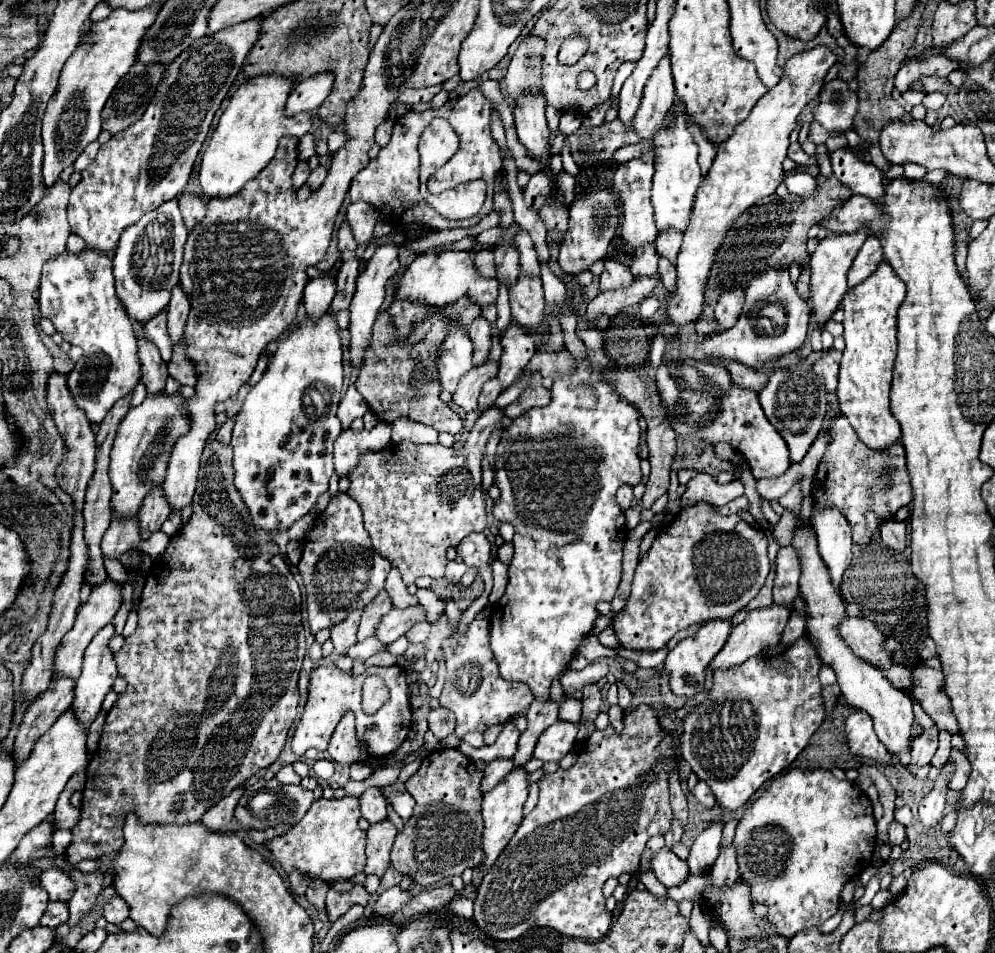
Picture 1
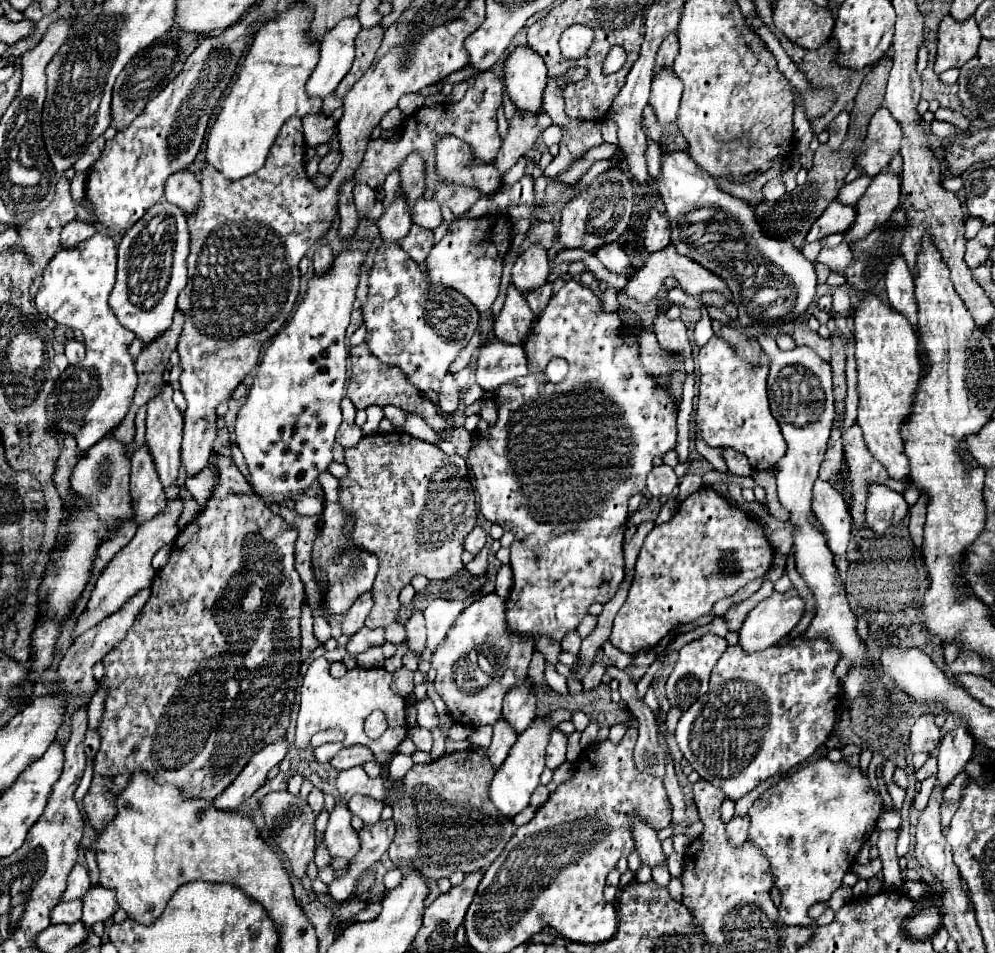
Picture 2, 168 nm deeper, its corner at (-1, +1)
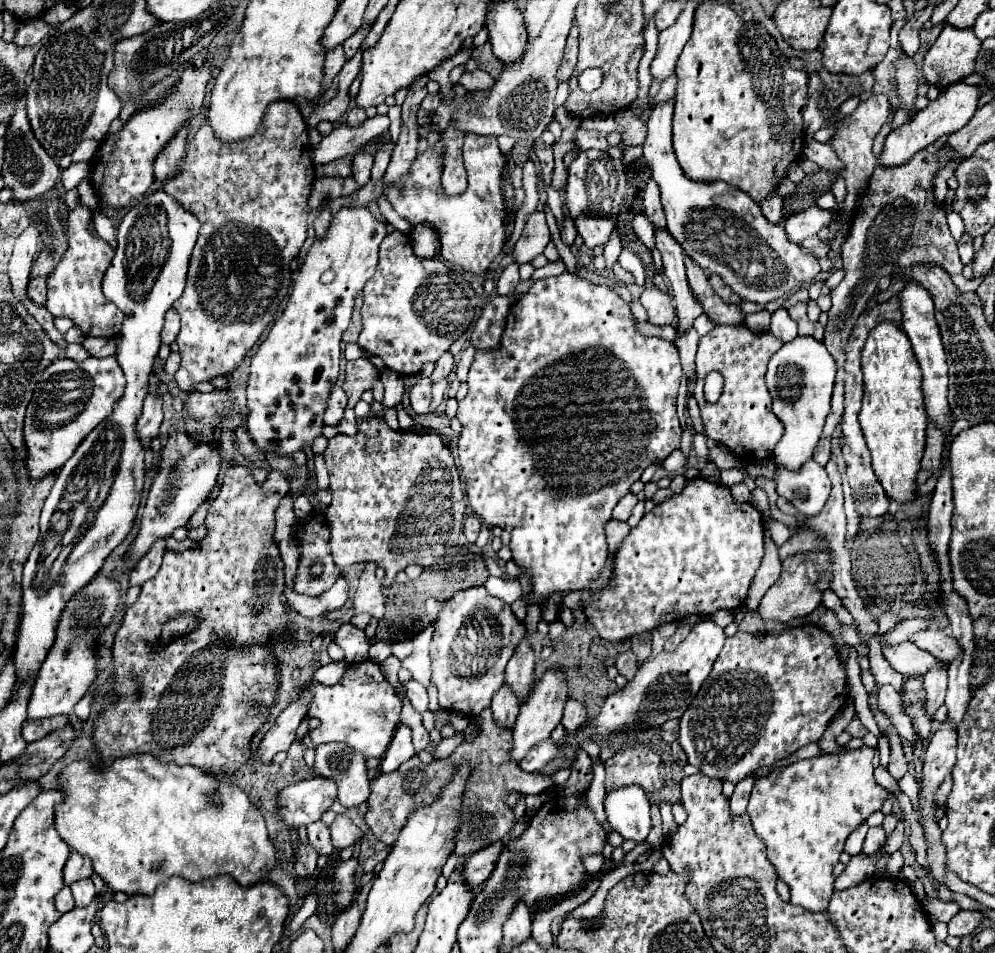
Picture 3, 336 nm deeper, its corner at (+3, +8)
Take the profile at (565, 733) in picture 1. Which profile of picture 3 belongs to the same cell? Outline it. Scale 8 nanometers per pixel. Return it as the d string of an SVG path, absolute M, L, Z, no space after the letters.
M551 738L547 740L541 740L539 744L535 744L531 748L531 752L525 756L525 760L519 764L523 770L527 772L535 772L535 770L541 770L545 768L553 758L555 758L555 752L559 750L559 746L555 746L555 742Z

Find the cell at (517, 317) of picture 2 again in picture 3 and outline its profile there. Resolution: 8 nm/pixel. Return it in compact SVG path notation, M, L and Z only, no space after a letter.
M509 264L509 266L501 272L501 278L499 278L499 282L497 282L497 294L499 294L499 296L507 296L507 300L511 300L511 304L513 304L513 302L515 302L513 290L515 290L517 284L519 284L519 266Z

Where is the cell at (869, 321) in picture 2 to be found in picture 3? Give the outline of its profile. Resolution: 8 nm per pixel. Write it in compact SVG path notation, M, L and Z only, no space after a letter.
M891 322L877 324L869 332L869 338L863 346L861 368L863 368L865 392L863 392L861 412L859 412L859 424L861 424L865 442L871 450L871 456L873 456L873 470L875 470L881 486L885 488L885 492L893 500L909 502L909 500L913 500L913 494L915 494L915 476L919 472L919 462L921 462L923 448L925 448L927 416L925 416L923 392L921 392L921 368L915 360L915 354L913 354L913 348L911 348L907 334Z

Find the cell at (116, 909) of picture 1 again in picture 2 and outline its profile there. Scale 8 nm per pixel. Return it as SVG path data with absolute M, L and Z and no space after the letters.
M91 887L81 901L83 901L83 917L81 917L81 921L85 925L89 925L89 927L95 925L97 921L107 921L117 909L115 893L107 891L103 887Z

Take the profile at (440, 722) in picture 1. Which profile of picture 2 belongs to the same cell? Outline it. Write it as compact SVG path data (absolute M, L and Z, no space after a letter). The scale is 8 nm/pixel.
M431 699L417 701L415 707L417 707L417 725L419 727L423 727L423 729L437 729L439 727L439 717L437 717L437 711L435 711Z

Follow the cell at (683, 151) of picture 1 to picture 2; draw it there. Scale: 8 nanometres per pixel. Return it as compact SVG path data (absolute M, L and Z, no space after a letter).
M663 67L653 77L649 105L653 107L657 121L661 125L677 121L681 91L683 91L683 83L679 83L679 77L675 75L675 71L671 67Z

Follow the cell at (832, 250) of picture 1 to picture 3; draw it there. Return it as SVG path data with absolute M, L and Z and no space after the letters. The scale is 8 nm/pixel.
M953 84L951 88L947 88L937 100L929 102L929 106L925 110L919 110L917 116L913 120L909 120L907 124L903 124L901 128L893 130L883 146L883 152L879 156L881 166L903 166L907 160L911 160L919 150L927 148L929 144L933 144L935 140L963 128L971 116L977 110L977 100L979 100L979 92L975 86L967 86L967 84Z

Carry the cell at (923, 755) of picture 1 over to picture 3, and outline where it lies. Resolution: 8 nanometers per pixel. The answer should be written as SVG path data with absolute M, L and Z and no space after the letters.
M933 668L925 674L925 714L935 720L937 708L945 700L947 692L947 670L945 668Z

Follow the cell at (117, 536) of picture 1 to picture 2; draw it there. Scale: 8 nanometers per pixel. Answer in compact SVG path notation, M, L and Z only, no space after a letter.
M141 445L131 457L131 497L135 499L135 519L139 525L149 521L165 505L163 485L157 477L157 469L149 447Z

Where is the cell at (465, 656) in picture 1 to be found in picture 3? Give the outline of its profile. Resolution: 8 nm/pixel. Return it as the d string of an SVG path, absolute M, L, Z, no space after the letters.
M481 586L455 594L439 614L431 642L431 682L439 690L439 706L471 718L479 716L485 708L489 708L493 694L503 686L505 666L523 636L525 626L515 618L511 606L495 596L489 596Z

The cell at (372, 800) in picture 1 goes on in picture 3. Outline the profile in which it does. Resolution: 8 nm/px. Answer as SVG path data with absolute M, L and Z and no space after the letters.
M331 742L317 746L313 772L337 782L339 802L345 808L357 808L371 794L365 758L345 744Z

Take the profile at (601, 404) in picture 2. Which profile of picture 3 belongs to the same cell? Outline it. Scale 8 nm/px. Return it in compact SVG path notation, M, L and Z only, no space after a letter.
M561 274L553 278L537 280L525 296L521 296L509 310L507 326L501 340L499 352L477 352L475 362L469 370L469 392L459 402L457 418L463 424L459 436L459 466L467 482L469 506L485 524L499 526L511 532L511 552L515 564L529 572L533 598L537 604L545 604L553 594L565 598L573 590L585 590L591 582L599 580L603 566L607 564L609 550L605 538L605 524L611 520L611 512L617 502L629 492L631 484L639 480L643 470L653 462L663 462L671 450L679 448L681 426L677 418L677 392L681 382L679 352L673 342L661 338L645 338L635 330L633 314L629 304L611 288L595 286L577 274Z

